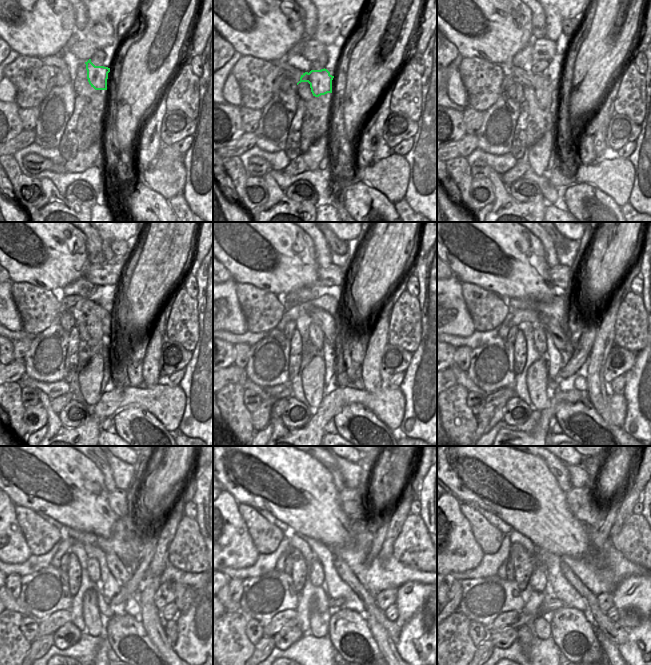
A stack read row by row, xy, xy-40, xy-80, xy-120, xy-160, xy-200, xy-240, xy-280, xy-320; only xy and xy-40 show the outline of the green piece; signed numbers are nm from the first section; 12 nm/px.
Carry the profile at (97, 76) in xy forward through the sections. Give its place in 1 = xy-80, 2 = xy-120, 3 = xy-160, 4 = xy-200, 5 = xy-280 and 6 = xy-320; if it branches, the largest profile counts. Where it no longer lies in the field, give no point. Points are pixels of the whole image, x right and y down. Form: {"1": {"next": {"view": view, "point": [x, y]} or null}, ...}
{"1": {"next": {"view": "xy-80", "point": [544, 87]}}, "2": {"next": {"view": "xy-120", "point": [94, 312]}}, "3": {"next": {"view": "xy-160", "point": [317, 314]}}, "4": {"next": {"view": "xy-200", "point": [540, 340]}}, "5": {"next": {"view": "xy-280", "point": [316, 575]}}, "6": {"next": {"view": "xy-320", "point": [538, 580]}}}

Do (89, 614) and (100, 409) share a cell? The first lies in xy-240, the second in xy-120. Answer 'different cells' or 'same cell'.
different cells

